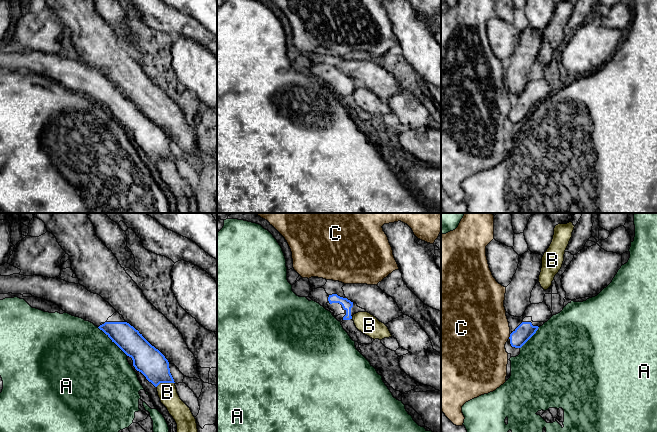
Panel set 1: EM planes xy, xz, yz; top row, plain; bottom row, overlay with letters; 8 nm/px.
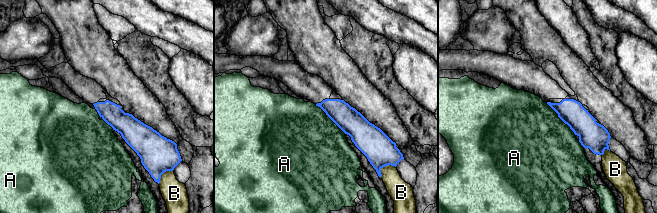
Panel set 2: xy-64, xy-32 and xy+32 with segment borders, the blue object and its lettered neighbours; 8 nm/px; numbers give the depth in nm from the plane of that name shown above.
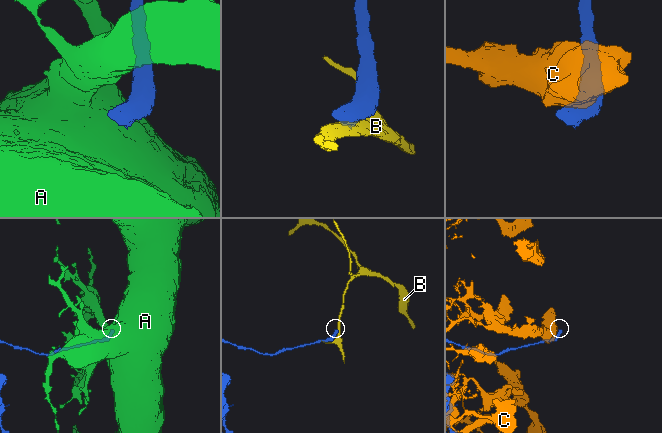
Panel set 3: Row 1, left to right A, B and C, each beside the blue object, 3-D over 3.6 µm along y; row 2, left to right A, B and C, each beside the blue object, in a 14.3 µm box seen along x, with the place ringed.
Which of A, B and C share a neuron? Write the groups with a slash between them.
A / B / C

